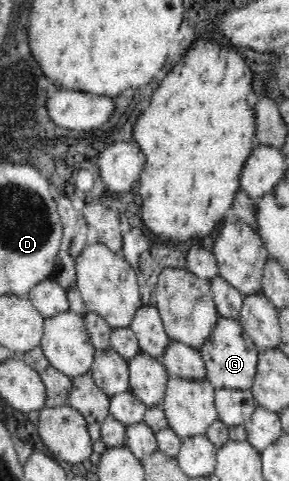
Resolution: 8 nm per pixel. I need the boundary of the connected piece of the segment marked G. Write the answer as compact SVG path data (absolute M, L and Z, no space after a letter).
M221 317L201 345L200 354L206 365L206 379L217 389L250 390L256 378L259 351L253 340L244 332L238 319Z

